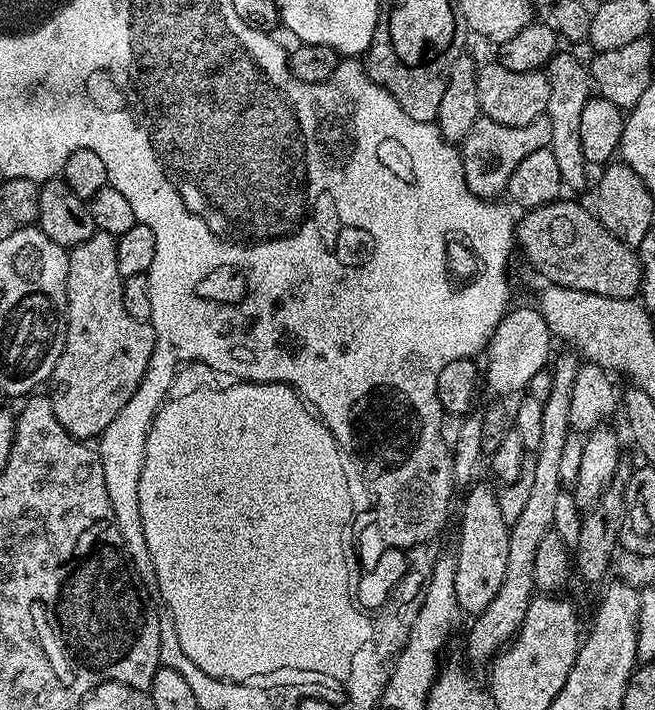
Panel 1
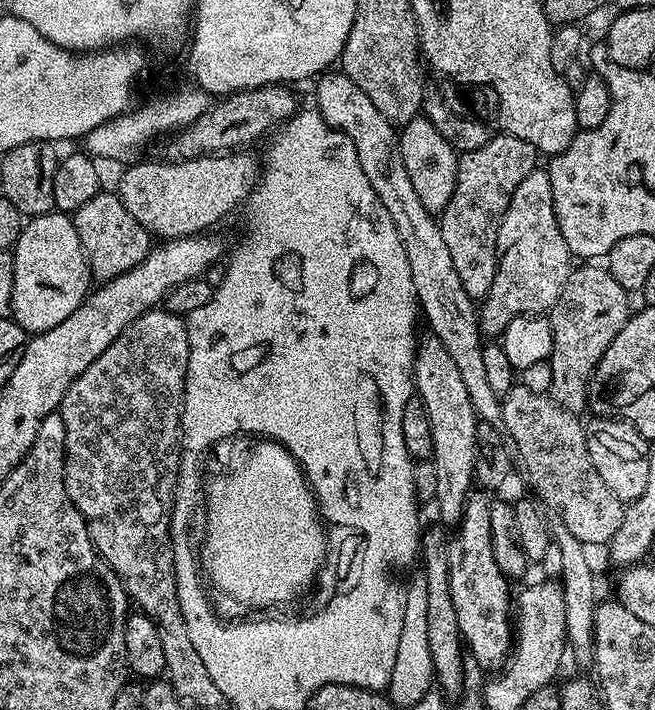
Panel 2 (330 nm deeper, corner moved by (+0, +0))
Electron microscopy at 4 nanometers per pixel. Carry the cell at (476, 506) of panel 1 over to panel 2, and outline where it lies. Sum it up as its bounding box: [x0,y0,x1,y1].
[412,334,478,526]

